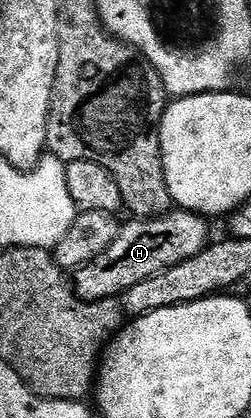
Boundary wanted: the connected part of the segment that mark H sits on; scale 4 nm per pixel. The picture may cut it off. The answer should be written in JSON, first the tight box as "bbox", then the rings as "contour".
{"bbox":[72,209,210,301],"contour":[[[180,209],[170,210],[168,215],[160,215],[157,219],[133,219],[122,226],[119,237],[95,257],[87,265],[83,265],[72,276],[73,289],[83,301],[99,301],[100,299],[117,299],[131,285],[139,285],[139,281],[147,281],[147,277],[155,277],[155,273],[163,273],[163,269],[171,269],[171,265],[179,265],[179,261],[187,261],[195,257],[210,242],[209,227],[202,216],[194,211]]]}

